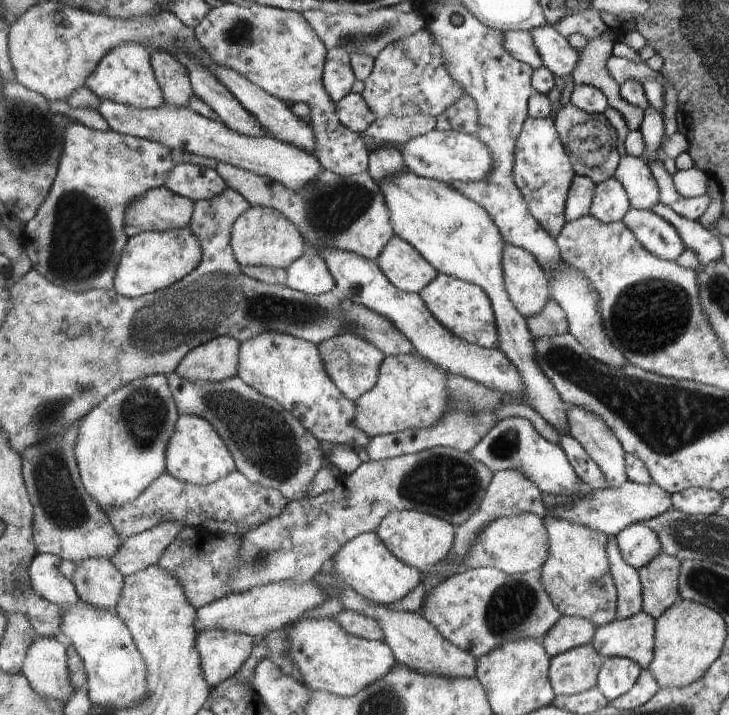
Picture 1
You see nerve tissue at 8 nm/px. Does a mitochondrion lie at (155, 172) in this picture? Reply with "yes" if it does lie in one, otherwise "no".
yes

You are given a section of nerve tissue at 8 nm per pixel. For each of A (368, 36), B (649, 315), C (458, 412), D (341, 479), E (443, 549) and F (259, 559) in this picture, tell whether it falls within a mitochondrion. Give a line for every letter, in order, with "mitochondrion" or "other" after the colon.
A: mitochondrion
B: mitochondrion
C: mitochondrion
D: other
E: other
F: mitochondrion

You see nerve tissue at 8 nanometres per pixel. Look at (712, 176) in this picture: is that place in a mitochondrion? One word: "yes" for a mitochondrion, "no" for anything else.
no

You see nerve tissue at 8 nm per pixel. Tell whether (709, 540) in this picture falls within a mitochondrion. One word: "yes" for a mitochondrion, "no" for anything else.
yes

